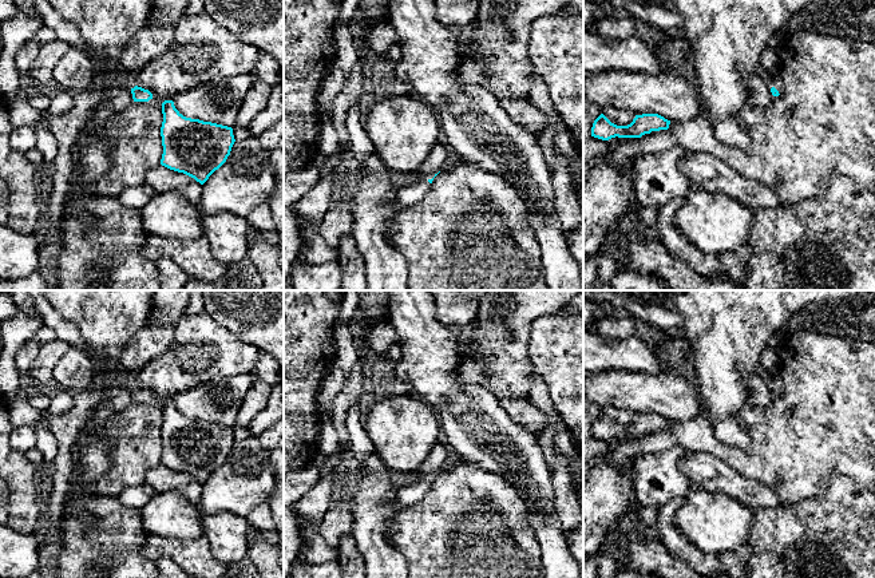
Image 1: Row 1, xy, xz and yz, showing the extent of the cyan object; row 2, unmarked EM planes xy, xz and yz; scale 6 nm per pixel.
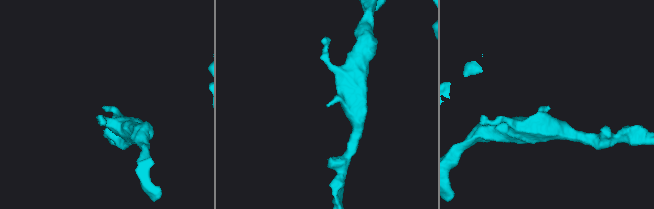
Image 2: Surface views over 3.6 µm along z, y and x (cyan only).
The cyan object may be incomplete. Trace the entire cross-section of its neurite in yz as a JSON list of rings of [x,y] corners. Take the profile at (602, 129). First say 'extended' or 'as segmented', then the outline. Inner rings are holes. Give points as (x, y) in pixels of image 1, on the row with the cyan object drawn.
as segmented; [[[601,114],[593,123],[591,136],[609,140],[611,138],[641,138],[652,131],[668,130],[670,120],[658,114],[636,115],[627,126],[617,126]]]

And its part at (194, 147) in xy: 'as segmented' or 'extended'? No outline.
as segmented

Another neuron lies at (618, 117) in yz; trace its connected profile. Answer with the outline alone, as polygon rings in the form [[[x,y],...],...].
[[[613,106],[602,108],[602,114],[617,126],[627,126],[633,122],[636,115],[629,110],[618,110]]]

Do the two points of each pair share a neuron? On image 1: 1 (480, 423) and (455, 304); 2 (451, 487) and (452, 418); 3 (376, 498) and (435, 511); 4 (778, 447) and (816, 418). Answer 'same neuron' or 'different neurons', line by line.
1: different neurons
2: different neurons
3: different neurons
4: same neuron

